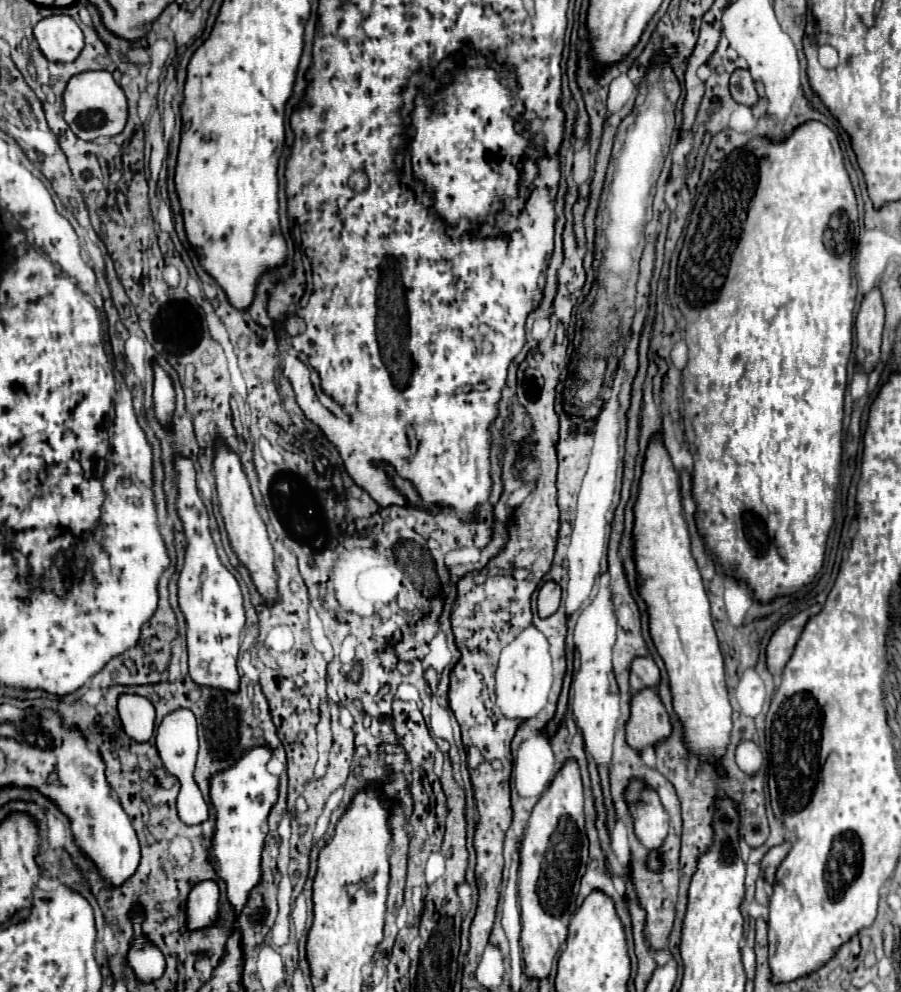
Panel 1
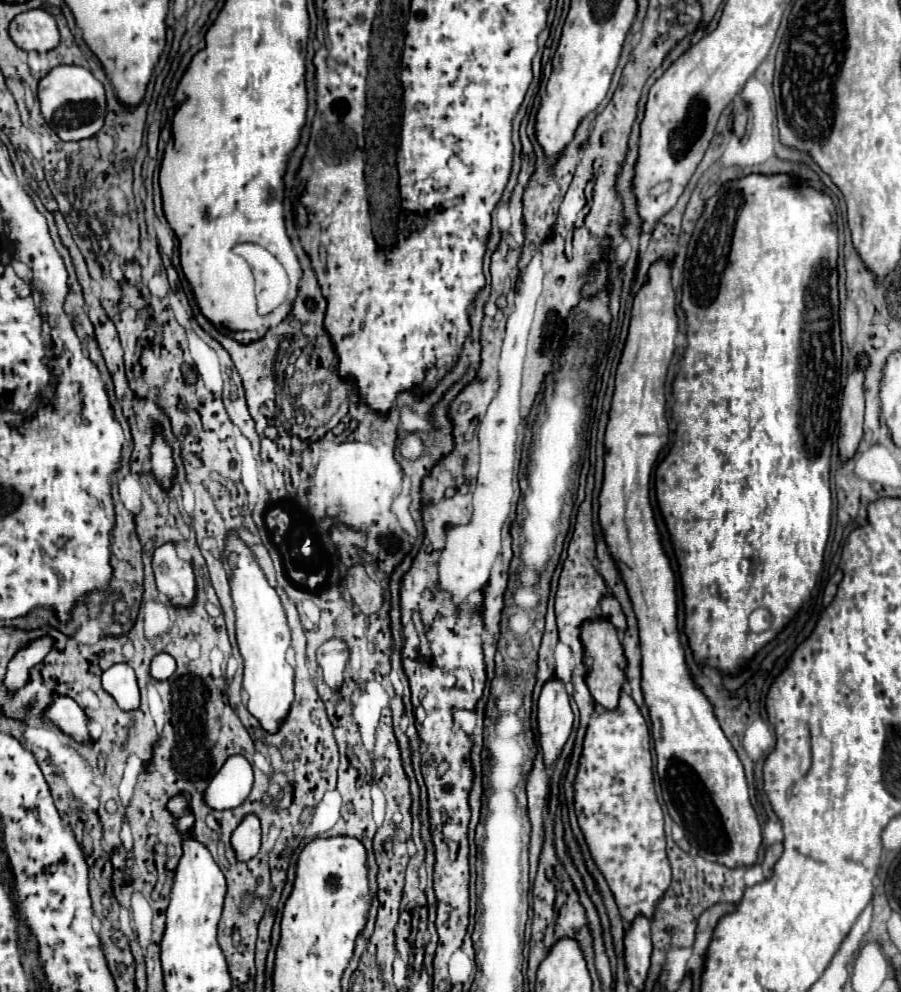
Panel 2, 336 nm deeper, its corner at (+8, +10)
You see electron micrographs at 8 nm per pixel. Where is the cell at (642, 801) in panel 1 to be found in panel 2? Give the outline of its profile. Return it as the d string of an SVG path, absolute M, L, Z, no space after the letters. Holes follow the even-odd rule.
M623 692L615 712L597 708L585 736L575 782L579 826L599 870L613 890L625 926L637 916L651 920L671 886L671 868L665 854L663 810L655 796L649 744L649 728L633 698Z

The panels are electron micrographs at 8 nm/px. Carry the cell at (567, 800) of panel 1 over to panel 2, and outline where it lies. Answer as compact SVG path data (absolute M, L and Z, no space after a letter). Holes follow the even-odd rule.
M555 678L543 686L537 706L539 746L543 750L543 764L547 770L551 770L571 736L573 710L563 684L559 684Z

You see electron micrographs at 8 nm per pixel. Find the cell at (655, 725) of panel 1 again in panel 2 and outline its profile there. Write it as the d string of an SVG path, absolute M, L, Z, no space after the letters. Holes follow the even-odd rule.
M595 620L591 628L583 628L583 646L587 648L585 654L591 664L591 676L587 678L591 696L601 708L615 710L619 706L619 696L625 684L625 668L627 668L627 656L617 638L617 628L613 624L607 624L607 620Z

